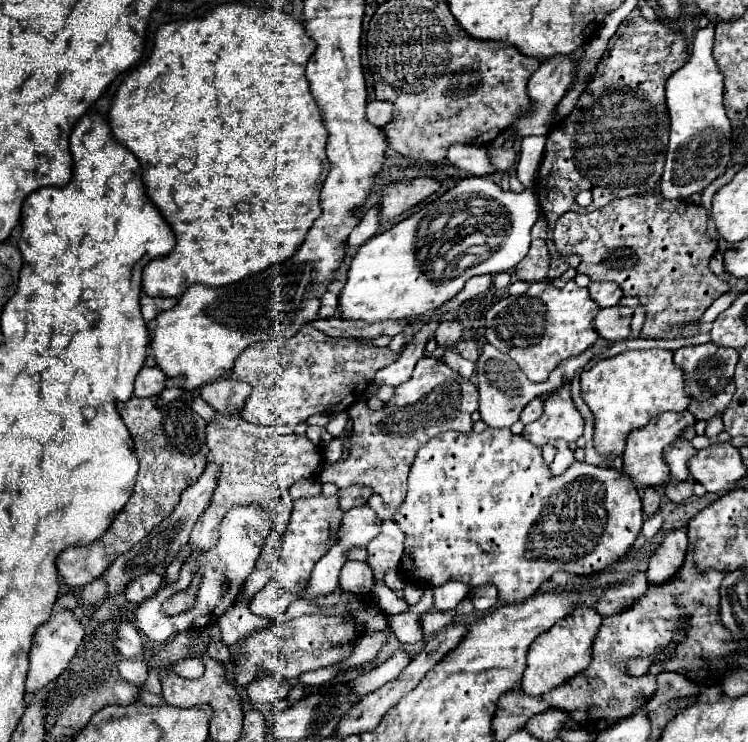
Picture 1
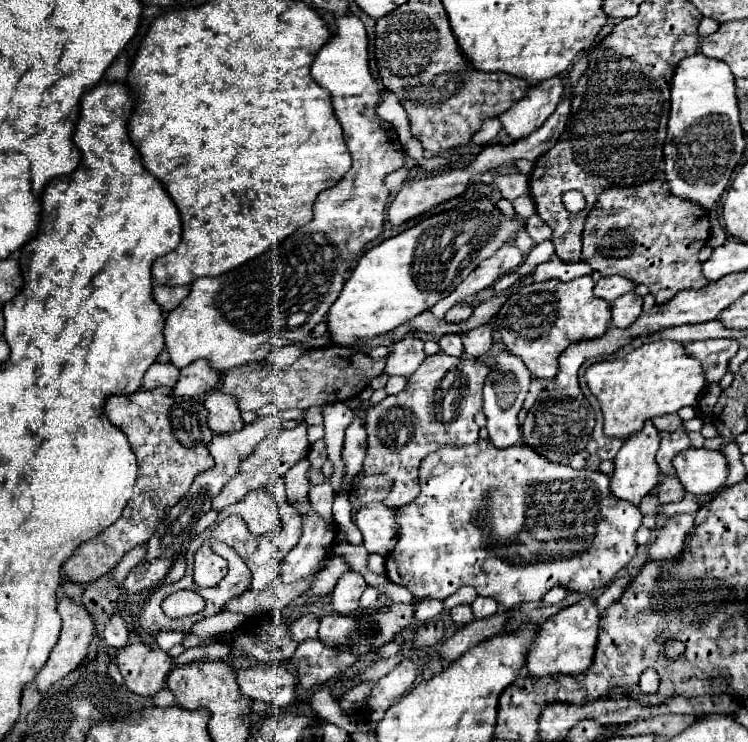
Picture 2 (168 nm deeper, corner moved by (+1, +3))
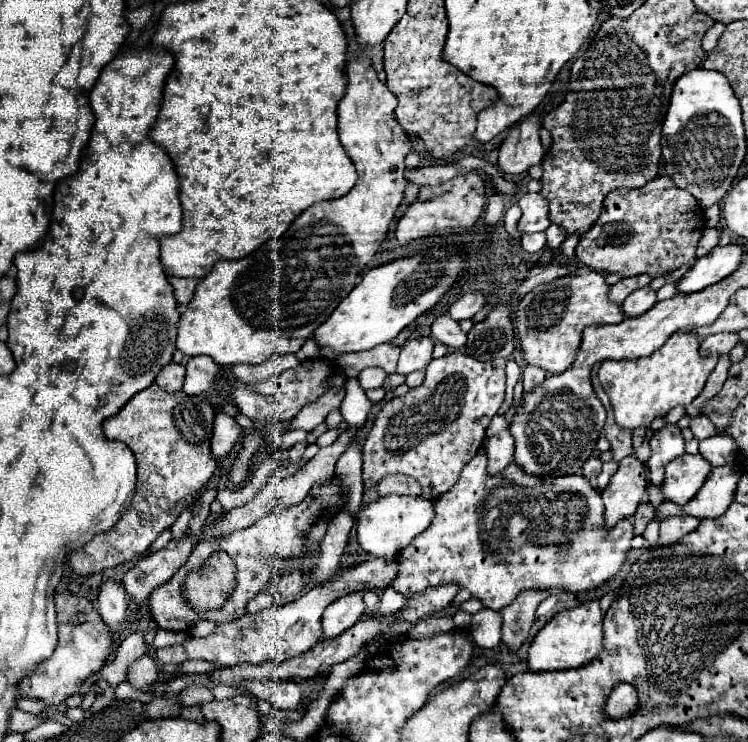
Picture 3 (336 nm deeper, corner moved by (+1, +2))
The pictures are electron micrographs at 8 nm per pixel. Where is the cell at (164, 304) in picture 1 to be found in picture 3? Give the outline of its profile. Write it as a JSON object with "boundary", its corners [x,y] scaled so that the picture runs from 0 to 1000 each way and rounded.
{"boundary":[[[226,376],[229,387],[231,387],[231,400],[237,406],[237,411],[245,416],[255,403],[258,403],[258,395],[261,395],[261,387],[266,381],[266,376]]]}

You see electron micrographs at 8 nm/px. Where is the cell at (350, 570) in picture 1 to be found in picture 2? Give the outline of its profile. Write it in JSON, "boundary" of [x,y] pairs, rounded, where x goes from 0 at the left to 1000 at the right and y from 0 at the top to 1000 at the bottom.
{"boundary":[[[461,771],[445,801],[443,801],[443,822],[453,830],[467,830],[472,825],[480,822],[480,806],[485,801],[485,795],[491,792],[488,782],[483,774],[477,771]]]}

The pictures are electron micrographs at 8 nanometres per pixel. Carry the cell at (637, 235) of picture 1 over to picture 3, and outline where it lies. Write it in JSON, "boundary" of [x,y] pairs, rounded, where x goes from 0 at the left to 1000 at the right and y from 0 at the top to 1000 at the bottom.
{"boundary":[[[876,239],[865,249],[854,255],[825,255],[817,257],[809,271],[801,295],[795,303],[777,319],[769,341],[777,354],[790,360],[801,368],[822,368],[828,373],[849,373],[865,368],[868,373],[886,373],[897,365],[905,365],[908,360],[926,360],[932,352],[929,336],[934,322],[940,319],[943,306],[943,287],[937,276],[924,265],[924,260],[908,255],[900,249],[894,239]]]}

